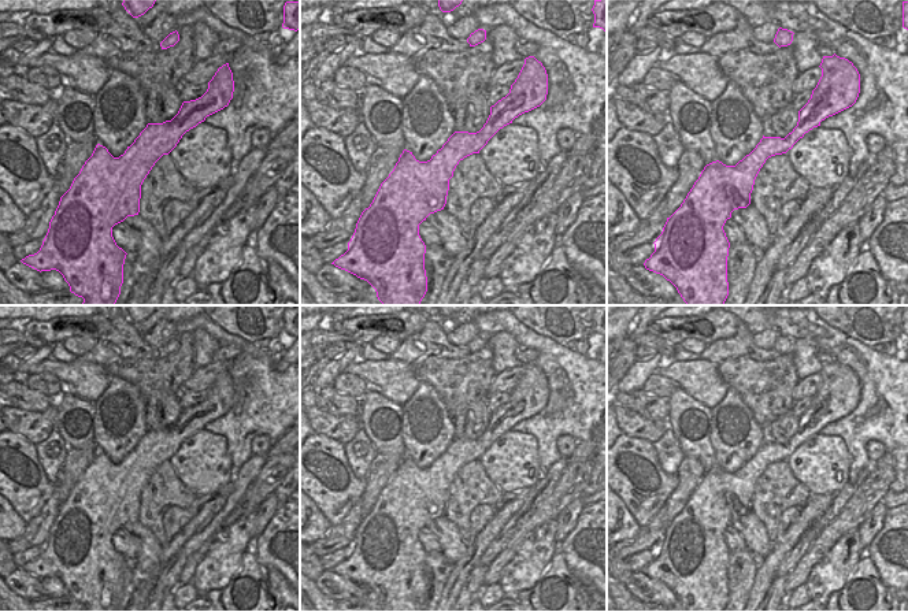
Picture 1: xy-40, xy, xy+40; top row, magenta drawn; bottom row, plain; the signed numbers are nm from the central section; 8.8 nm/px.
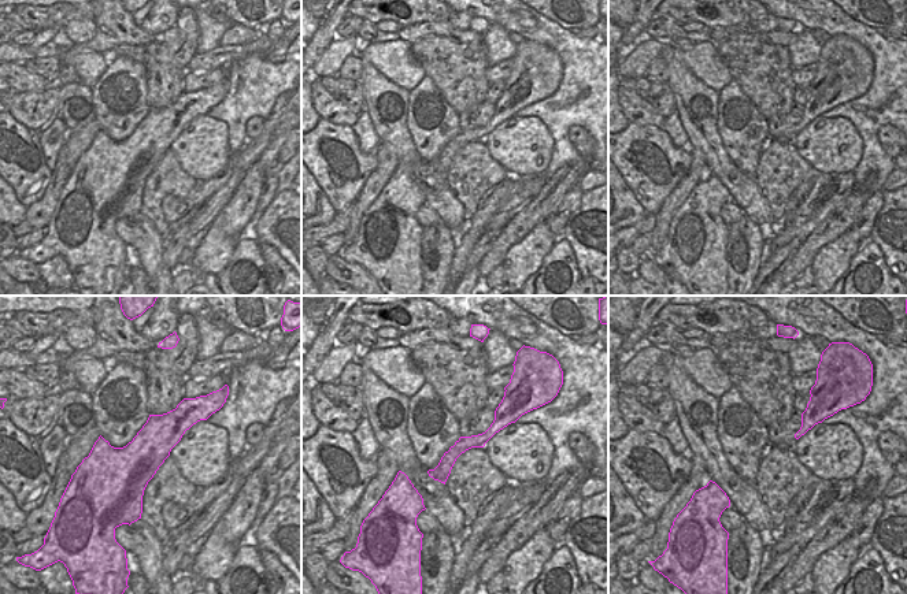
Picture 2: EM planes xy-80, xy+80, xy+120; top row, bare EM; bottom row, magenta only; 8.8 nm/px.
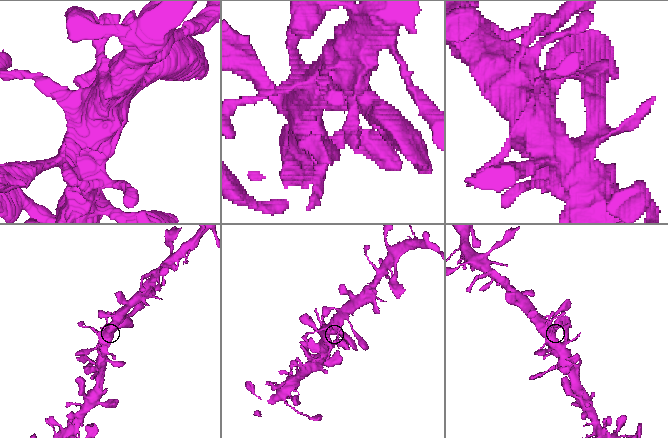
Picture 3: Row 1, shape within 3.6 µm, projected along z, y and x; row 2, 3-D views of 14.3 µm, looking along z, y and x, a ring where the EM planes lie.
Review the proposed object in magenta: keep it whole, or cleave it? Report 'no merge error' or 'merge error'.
no merge error

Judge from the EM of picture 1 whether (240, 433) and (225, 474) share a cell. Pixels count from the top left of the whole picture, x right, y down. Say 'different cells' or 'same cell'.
different cells

